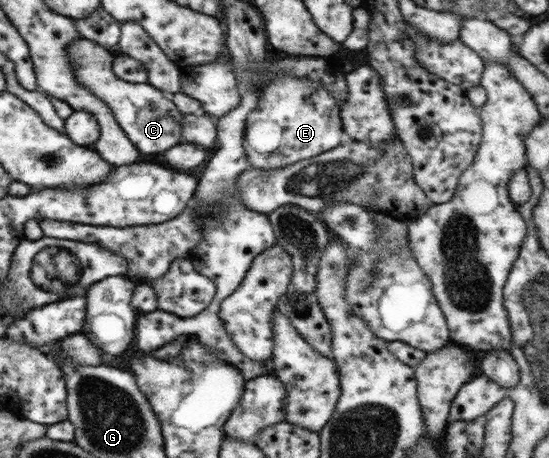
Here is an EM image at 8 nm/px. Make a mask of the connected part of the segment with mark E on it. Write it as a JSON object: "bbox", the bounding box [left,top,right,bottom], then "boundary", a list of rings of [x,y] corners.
{"bbox":[243,73,343,169],"boundary":[[[277,73],[269,81],[269,85],[262,88],[257,108],[247,116],[243,147],[249,157],[249,168],[275,169],[275,167],[283,167],[283,165],[315,157],[339,146],[343,132],[340,106],[329,89],[321,87],[319,83],[307,77],[297,77],[293,73],[283,73],[283,75]]]}

